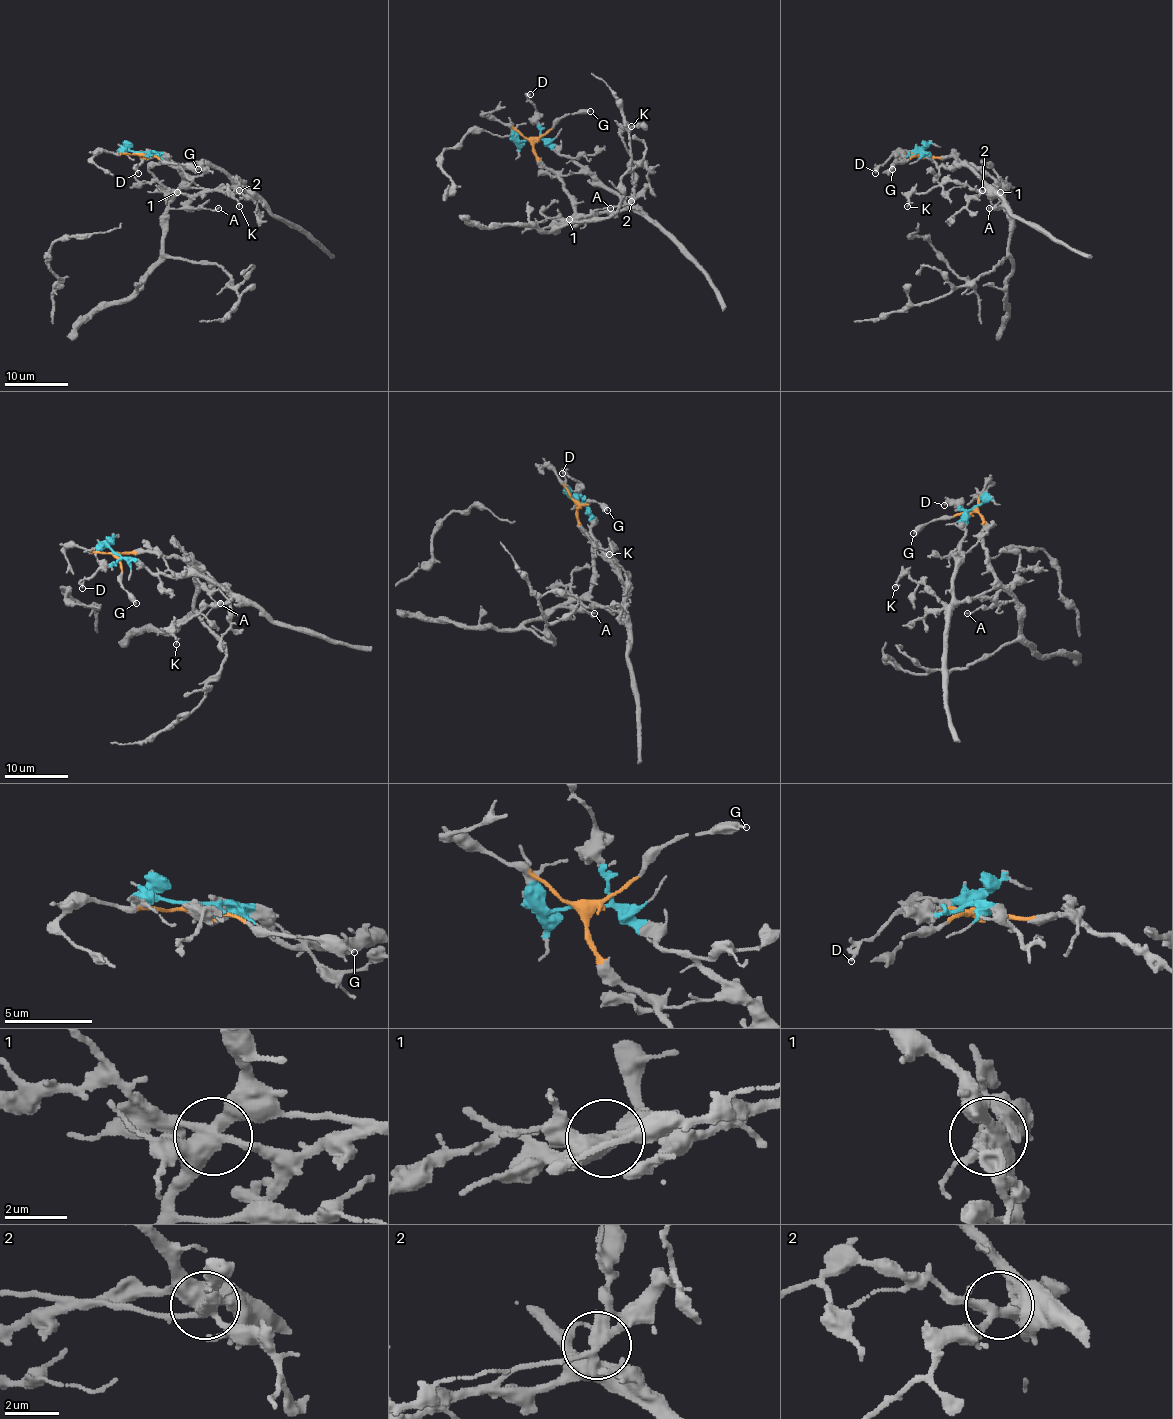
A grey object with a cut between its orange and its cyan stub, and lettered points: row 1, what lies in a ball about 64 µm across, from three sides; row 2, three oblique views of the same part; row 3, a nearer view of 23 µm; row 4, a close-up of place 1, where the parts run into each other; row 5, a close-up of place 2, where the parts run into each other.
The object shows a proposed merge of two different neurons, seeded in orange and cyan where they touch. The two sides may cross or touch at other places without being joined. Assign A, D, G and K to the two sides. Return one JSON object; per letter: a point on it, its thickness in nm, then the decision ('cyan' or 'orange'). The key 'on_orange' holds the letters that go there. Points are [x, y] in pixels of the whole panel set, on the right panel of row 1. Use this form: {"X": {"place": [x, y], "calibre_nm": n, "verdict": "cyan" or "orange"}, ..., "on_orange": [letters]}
{"A": {"place": [989, 208], "calibre_nm": 120, "verdict": "orange"}, "D": {"place": [875, 173], "calibre_nm": 280, "verdict": "cyan"}, "G": {"place": [892, 169], "calibre_nm": 240, "verdict": "orange"}, "K": {"place": [907, 206], "calibre_nm": 120, "verdict": "cyan"}, "on_orange": ["A", "G"]}

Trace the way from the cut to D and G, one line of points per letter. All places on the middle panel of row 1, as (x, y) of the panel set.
D: (532, 139), (541, 137), (536, 110), (529, 99), (530, 95)
G: (532, 139), (543, 136), (570, 114), (590, 110)

